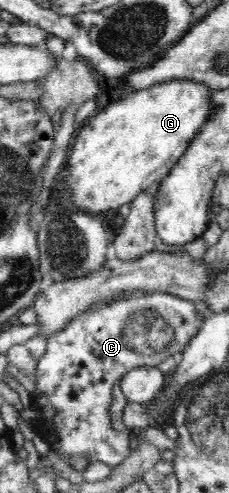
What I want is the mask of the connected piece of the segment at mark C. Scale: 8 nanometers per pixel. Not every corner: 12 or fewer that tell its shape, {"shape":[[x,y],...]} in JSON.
{"shape":[[135,293],[48,337],[27,420],[111,468],[113,385],[183,353],[205,317]]}

